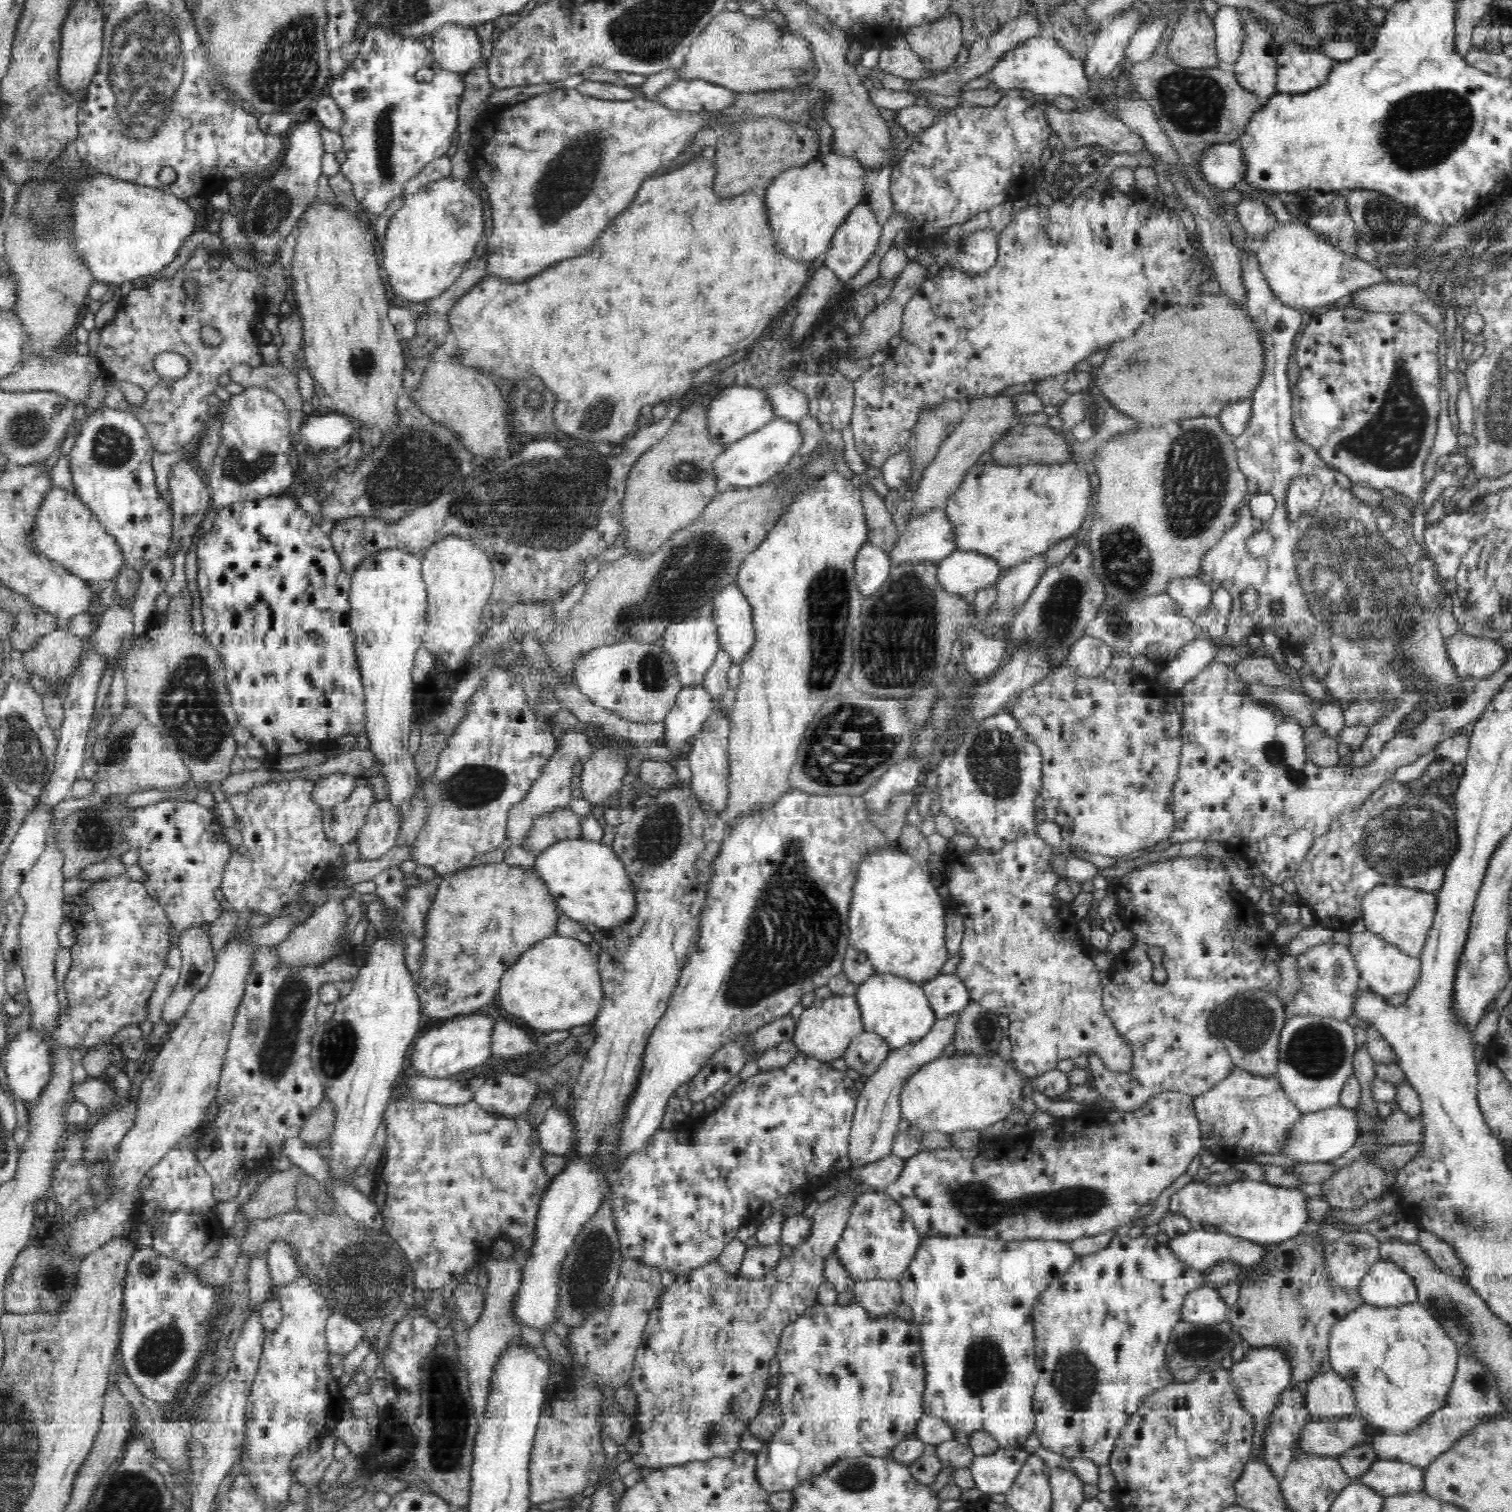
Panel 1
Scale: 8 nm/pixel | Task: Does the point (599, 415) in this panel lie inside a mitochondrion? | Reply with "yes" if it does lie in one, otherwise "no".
yes

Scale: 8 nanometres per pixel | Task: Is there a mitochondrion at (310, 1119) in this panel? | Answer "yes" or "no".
no

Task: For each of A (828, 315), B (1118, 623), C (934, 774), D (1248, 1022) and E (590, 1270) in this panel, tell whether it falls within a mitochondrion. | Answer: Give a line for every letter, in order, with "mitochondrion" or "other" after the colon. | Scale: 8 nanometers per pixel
A: other
B: mitochondrion
C: other
D: mitochondrion
E: mitochondrion

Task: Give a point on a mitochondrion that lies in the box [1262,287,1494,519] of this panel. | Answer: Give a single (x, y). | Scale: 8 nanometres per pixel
(1390, 440)

